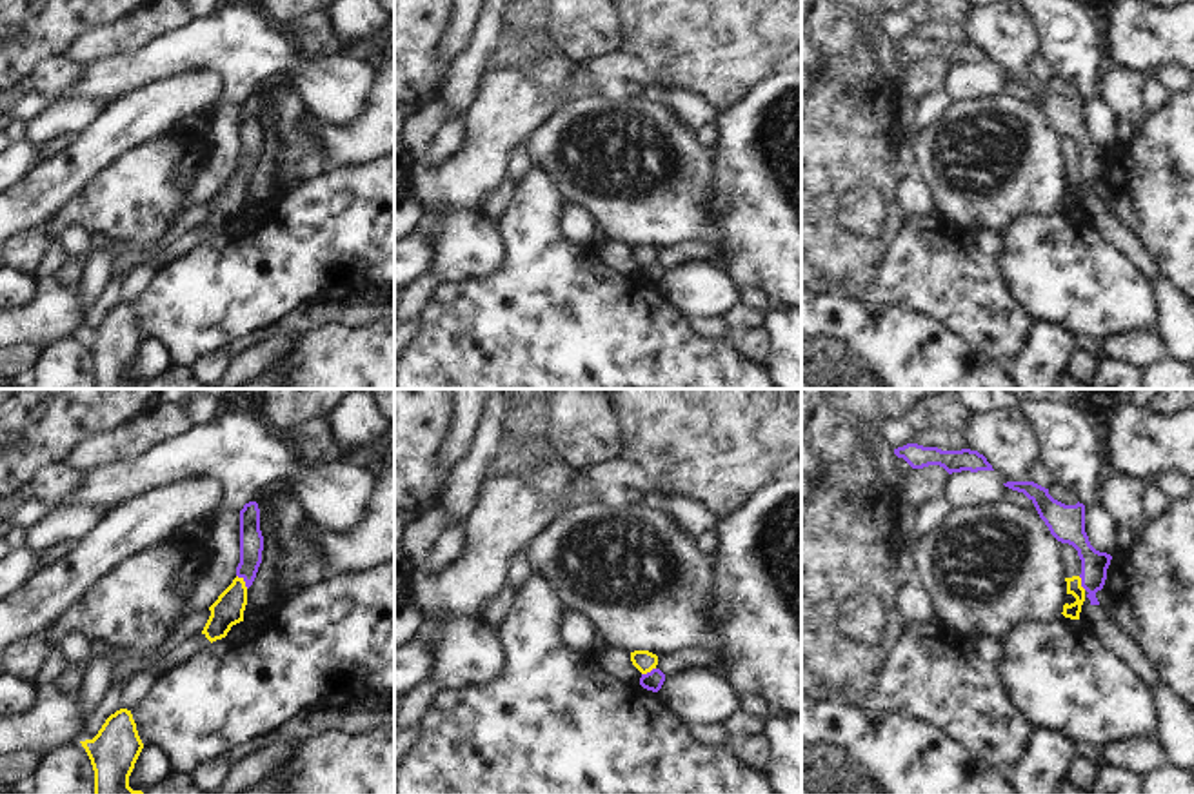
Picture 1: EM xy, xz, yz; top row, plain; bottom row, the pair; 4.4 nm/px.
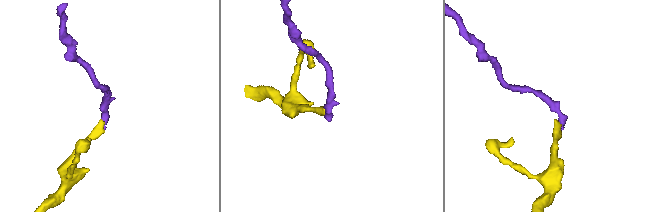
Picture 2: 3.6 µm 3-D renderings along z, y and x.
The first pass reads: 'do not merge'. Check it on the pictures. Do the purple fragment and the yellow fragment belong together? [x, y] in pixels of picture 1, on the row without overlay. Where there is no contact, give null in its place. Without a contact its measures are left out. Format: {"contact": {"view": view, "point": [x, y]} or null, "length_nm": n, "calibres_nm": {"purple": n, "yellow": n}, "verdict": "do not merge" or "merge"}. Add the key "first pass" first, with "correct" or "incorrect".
{"first pass": "correct", "contact": {"view": "xy", "point": [244, 173]}, "length_nm": 80, "calibres_nm": {"purple": 110, "yellow": 140}, "verdict": "do not merge"}

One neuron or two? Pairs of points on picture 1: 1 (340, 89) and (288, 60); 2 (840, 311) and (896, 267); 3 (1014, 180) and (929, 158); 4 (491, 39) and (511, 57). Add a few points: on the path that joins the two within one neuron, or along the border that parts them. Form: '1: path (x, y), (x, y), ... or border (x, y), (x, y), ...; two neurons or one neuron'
1: path (328, 86), (300, 71); one neuron
2: border (869, 297), (909, 313); two neurons
3: path (993, 166), (980, 158), (951, 158); one neuron
4: border (504, 28), (498, 46), (484, 69); two neurons

